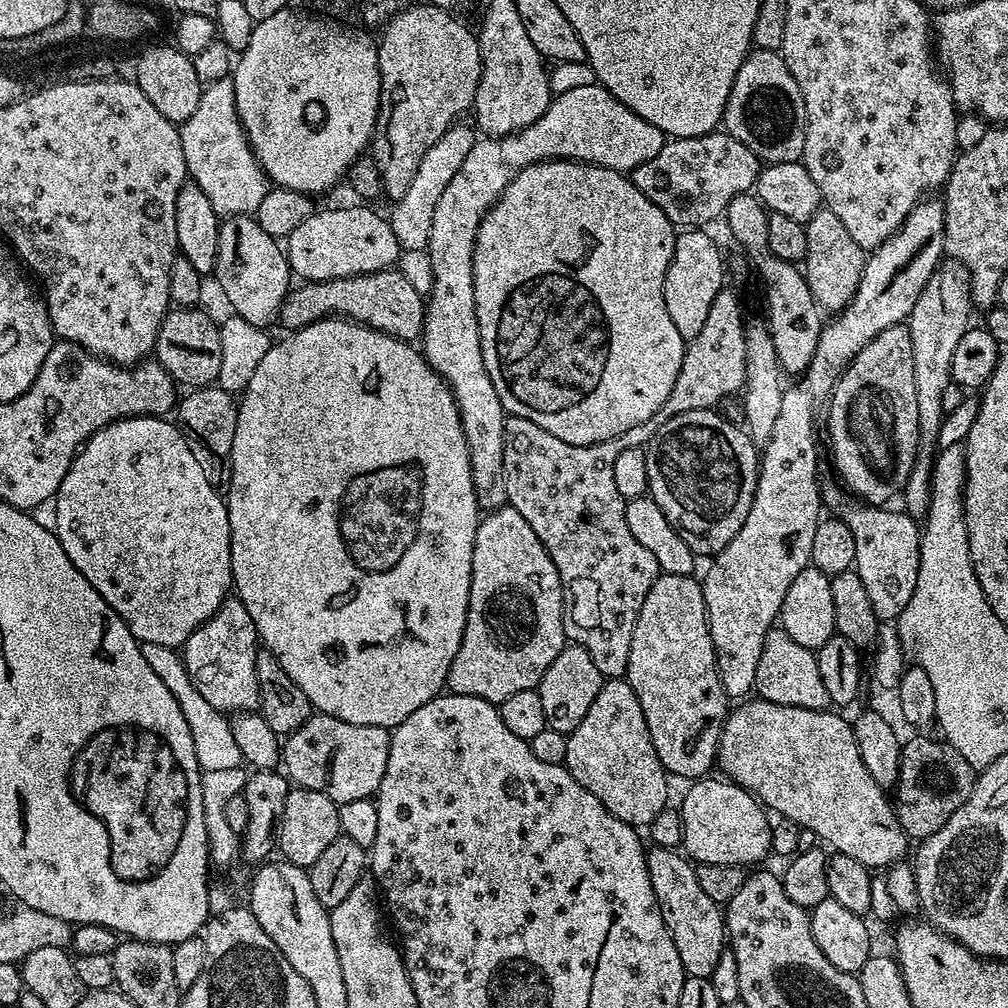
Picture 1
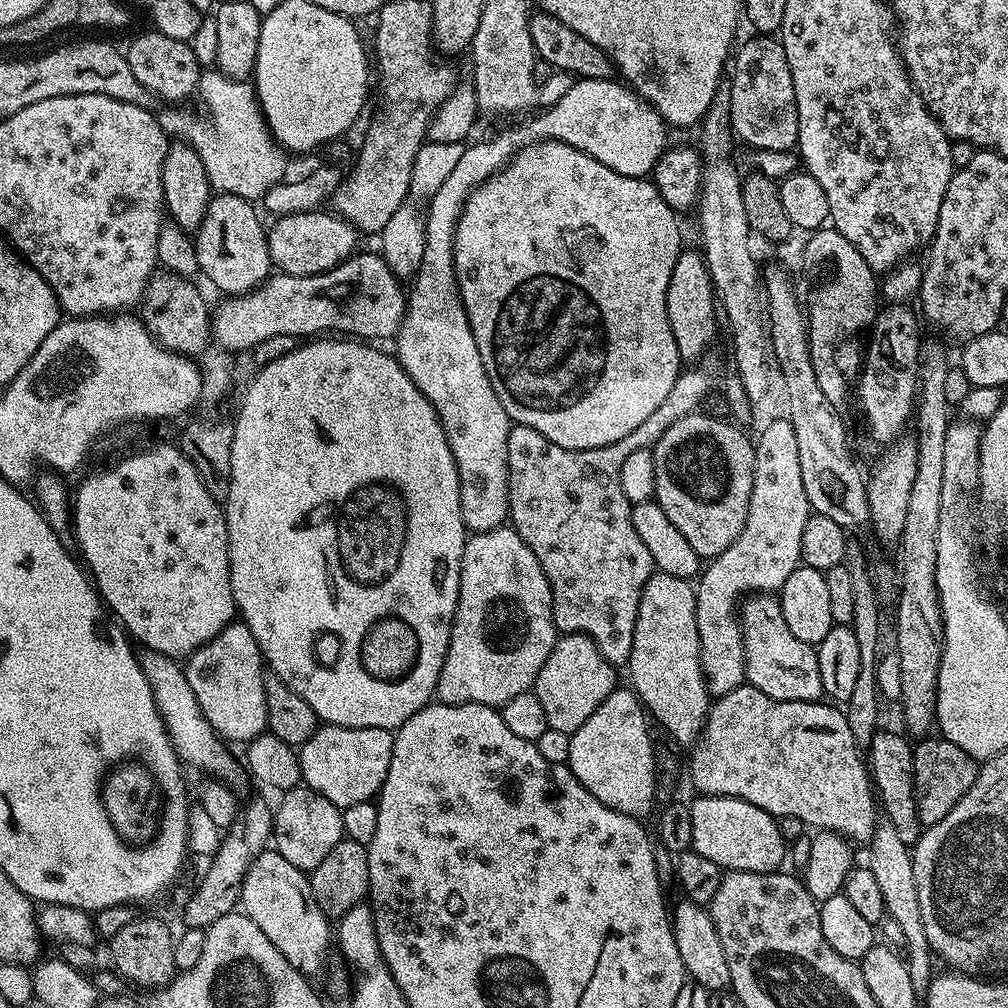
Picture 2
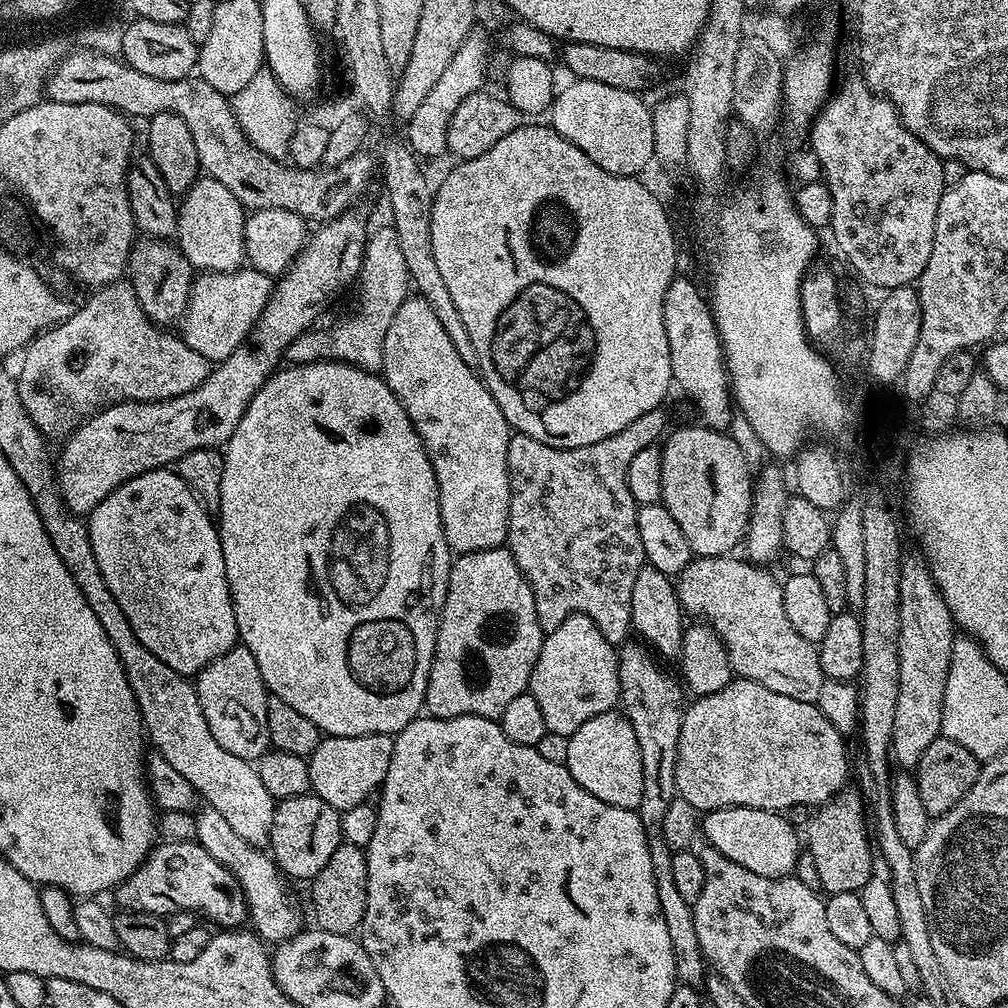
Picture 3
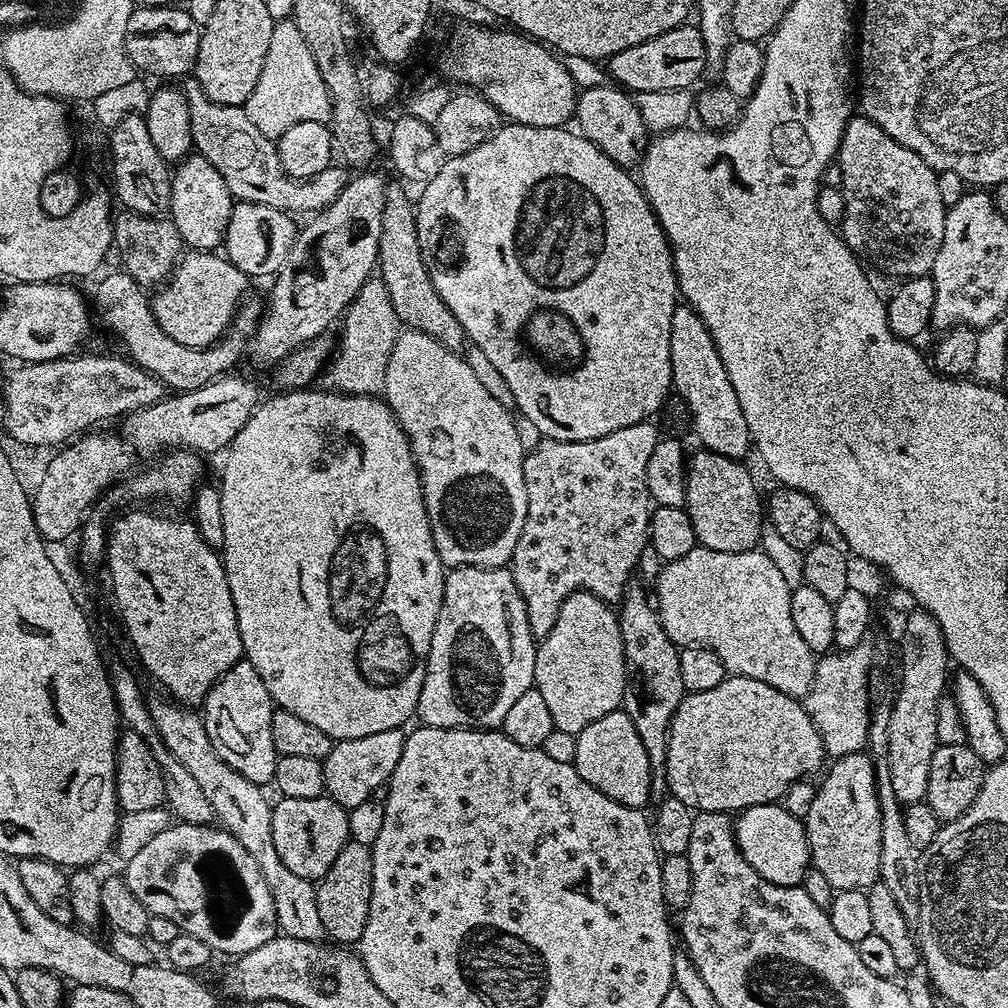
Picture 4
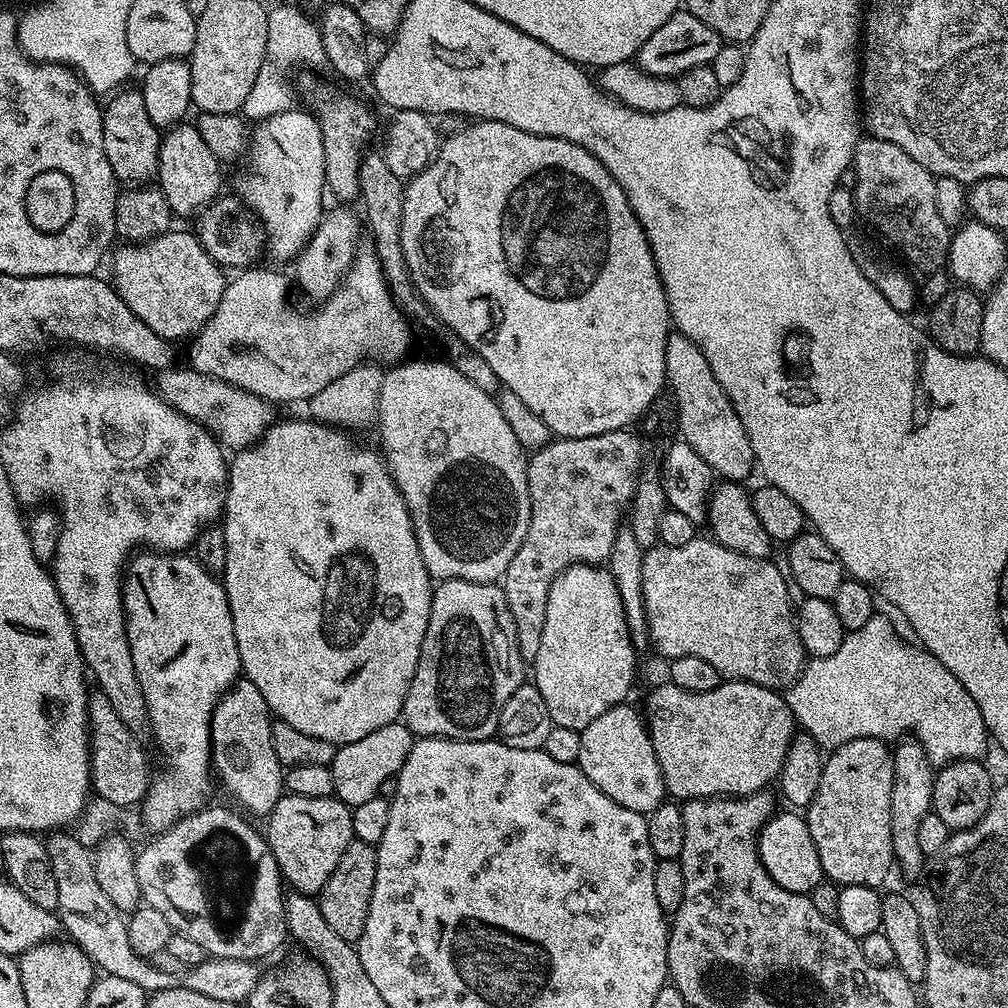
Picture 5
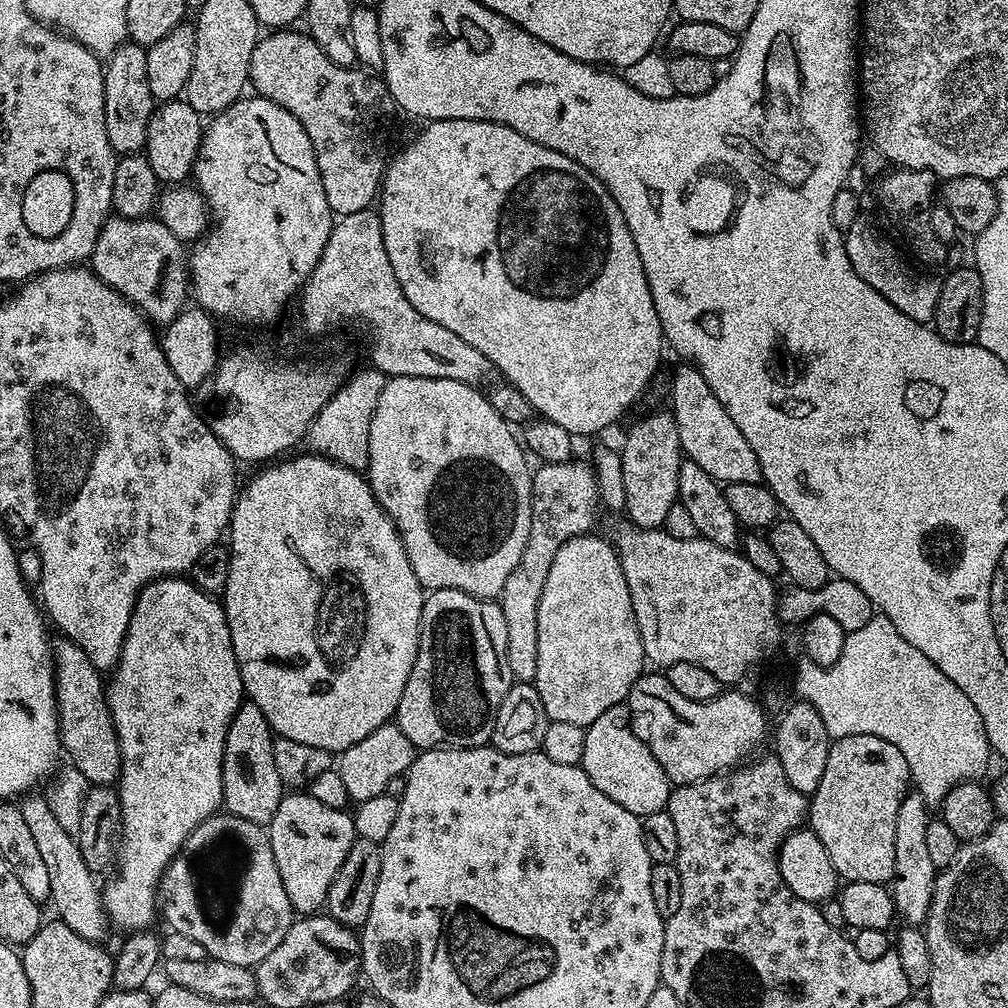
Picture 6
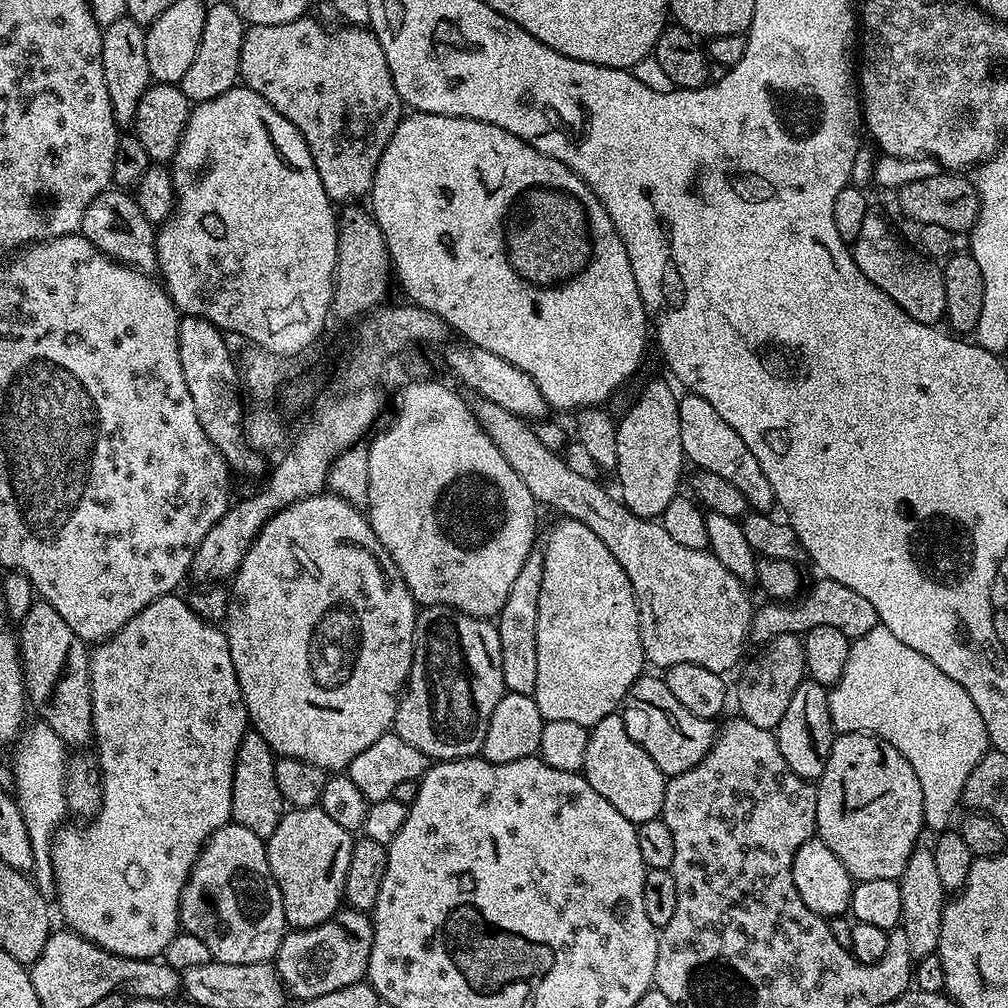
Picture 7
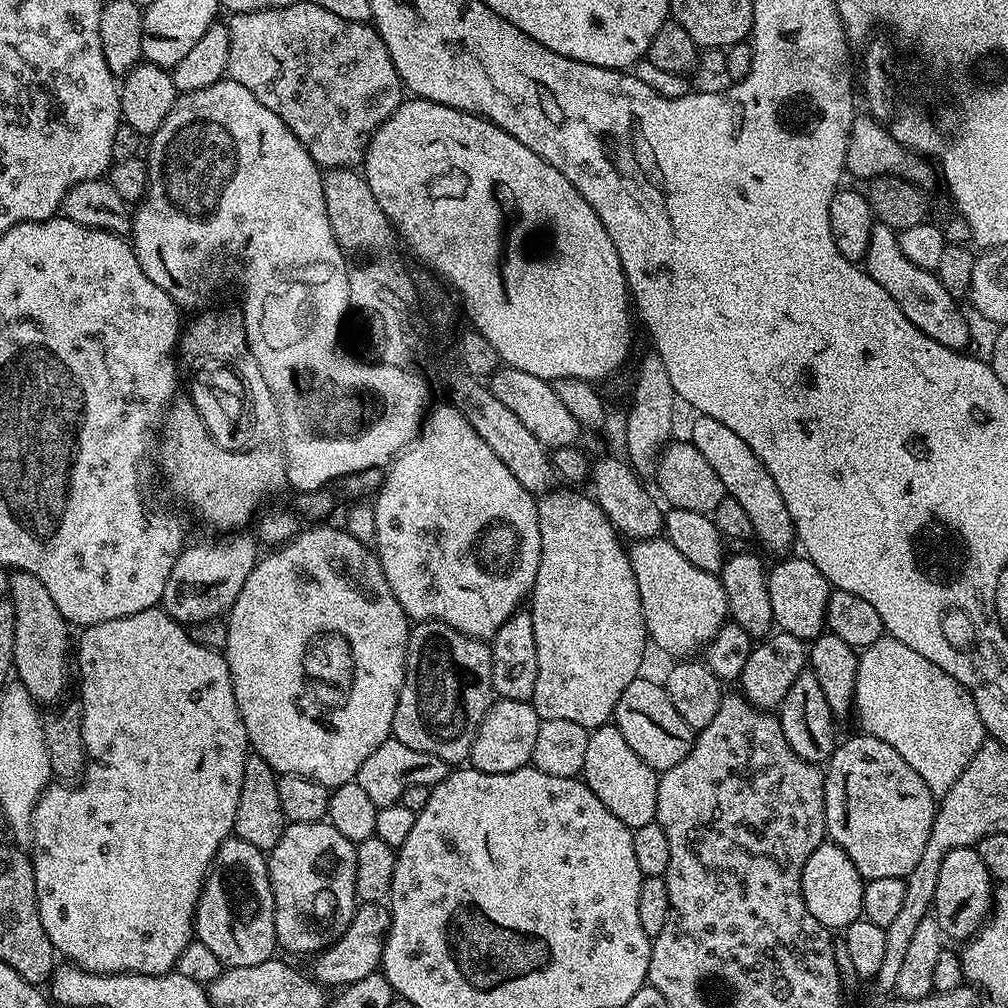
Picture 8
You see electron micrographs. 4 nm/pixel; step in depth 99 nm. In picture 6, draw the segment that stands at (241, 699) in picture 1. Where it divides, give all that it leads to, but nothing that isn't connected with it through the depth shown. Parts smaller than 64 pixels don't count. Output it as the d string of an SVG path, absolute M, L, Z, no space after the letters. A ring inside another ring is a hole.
M251 702L241 703L226 730L226 746L222 758L223 807L227 815L246 818L246 822L261 826L268 825L274 818L274 810L278 810L286 789L274 767L273 739L274 733L266 722L266 714L262 714L262 710L258 710L258 706Z

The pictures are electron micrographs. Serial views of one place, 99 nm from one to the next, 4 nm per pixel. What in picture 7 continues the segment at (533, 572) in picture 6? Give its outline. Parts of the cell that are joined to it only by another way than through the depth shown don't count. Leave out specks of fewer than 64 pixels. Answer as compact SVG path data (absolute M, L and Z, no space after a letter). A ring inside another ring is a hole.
M534 550L526 558L518 579L510 585L510 594L506 594L506 606L502 606L499 616L494 623L498 630L498 638L502 642L502 678L507 691L514 694L532 696L538 682L538 594L542 586L542 570L544 569L544 553Z

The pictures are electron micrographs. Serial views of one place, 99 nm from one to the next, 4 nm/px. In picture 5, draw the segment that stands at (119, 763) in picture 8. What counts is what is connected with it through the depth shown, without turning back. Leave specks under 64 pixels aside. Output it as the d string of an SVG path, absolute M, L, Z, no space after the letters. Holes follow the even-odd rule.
M140 550L129 559L122 581L124 593L124 625L128 635L130 654L134 658L134 674L138 674L138 686L142 686L142 694L146 700L148 711L148 726L151 739L156 739L160 752L164 755L165 768L160 773L151 777L150 783L145 791L144 799L138 808L138 816L152 834L165 832L167 828L173 828L179 822L181 816L199 812L201 808L209 803L208 791L214 782L213 773L210 771L212 762L212 712L218 706L218 702L227 694L237 680L241 679L242 669L240 666L240 655L238 654L238 642L234 638L234 618L230 614L230 602L226 598L226 590L223 583L213 573L206 571L196 561L195 555L181 554L178 552L157 552L155 550Z

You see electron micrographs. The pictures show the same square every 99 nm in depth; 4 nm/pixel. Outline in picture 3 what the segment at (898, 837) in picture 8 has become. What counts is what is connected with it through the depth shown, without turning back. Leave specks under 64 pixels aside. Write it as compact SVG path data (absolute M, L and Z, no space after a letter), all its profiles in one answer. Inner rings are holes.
M845 790L840 793L839 796L833 796L831 800L828 801L827 804L821 804L819 807L815 809L811 813L810 819L806 825L806 831L808 831L808 836L806 832L806 852L812 855L812 868L811 871L816 875L818 878L821 879L821 886L825 893L831 894L834 892L859 892L862 886L866 886L866 882L868 879L874 875L874 868L872 868L872 856L874 860L874 844L873 841L870 839L870 824L864 821L864 804L862 801L861 793L856 790Z

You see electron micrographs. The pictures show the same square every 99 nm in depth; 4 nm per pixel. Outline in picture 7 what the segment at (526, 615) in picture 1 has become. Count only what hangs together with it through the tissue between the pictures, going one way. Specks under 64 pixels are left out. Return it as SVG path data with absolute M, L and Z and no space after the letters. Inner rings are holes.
M430 604L419 609L416 617L416 637L412 647L410 674L407 684L404 685L400 704L396 707L394 731L397 736L400 736L406 742L410 742L410 746L414 746L414 750L422 750L422 754L426 754L433 761L465 760L468 756L477 755L483 749L486 730L490 726L490 714L494 714L494 706L498 706L498 702L503 698L505 691L504 679L502 678L502 642L498 638L498 630L491 619L471 616L465 612L460 612L457 608L442 606L441 604Z

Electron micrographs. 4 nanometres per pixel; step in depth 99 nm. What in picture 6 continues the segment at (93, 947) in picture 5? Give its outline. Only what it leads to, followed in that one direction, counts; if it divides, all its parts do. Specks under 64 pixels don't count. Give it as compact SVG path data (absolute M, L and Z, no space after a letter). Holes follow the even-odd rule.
M26 794L21 797L19 807L24 821L27 823L31 835L39 849L47 875L49 875L50 896L49 901L54 904L55 914L62 921L80 934L82 938L95 942L103 941L102 938L108 931L107 916L104 913L103 895L99 885L96 886L95 873L86 866L82 858L79 841L68 834L59 825L57 818L49 808L47 799L37 794Z

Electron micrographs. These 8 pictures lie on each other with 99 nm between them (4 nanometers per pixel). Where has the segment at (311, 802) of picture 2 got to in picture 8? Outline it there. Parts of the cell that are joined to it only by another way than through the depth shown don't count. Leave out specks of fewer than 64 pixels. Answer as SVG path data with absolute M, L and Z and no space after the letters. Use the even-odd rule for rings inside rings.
M327 822L288 824L267 858L276 903L277 945L288 952L323 952L350 926L358 907L354 886L356 845Z

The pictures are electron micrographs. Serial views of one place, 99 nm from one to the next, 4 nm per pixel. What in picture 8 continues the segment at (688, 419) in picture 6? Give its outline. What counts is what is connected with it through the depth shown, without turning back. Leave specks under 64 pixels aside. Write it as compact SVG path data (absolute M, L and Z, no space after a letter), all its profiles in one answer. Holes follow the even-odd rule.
M697 415L692 424L690 443L718 470L718 478L722 478L725 493L746 510L746 518L750 518L752 535L764 548L769 548L776 554L784 554L796 540L796 527L792 525L790 510L786 510L786 502L782 494L778 494L778 486L774 486L774 478L770 478L770 470L762 466L758 454L730 430L730 426L722 426L722 422L714 422L714 418ZM785 551L785 552L784 552Z

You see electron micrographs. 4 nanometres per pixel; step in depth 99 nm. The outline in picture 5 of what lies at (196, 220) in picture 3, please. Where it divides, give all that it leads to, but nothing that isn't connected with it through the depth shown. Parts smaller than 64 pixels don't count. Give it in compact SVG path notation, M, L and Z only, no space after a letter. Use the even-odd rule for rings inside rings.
M181 122L161 135L155 179L177 217L195 217L221 195L220 168L221 161L214 154L210 154L210 146L206 146L195 123Z

